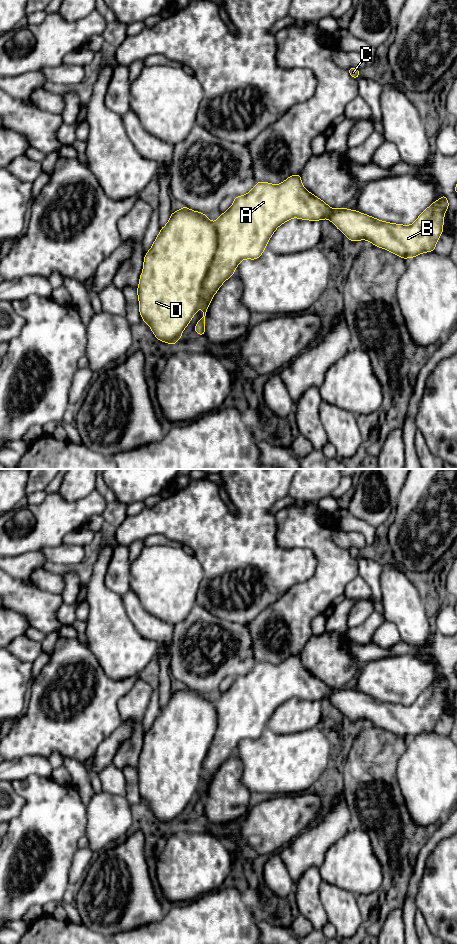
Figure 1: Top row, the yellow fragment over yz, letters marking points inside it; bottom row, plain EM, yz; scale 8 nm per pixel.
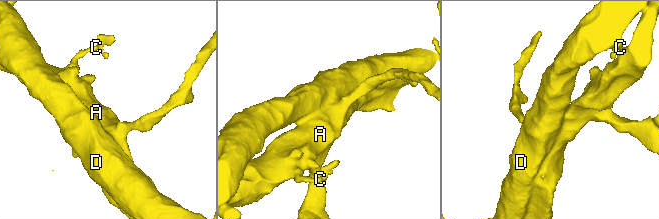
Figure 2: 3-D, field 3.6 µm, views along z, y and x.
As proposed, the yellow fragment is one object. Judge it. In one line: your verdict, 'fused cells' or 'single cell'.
fused cells

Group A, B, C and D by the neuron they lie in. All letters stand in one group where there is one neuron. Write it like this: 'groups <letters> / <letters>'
groups A B C / D

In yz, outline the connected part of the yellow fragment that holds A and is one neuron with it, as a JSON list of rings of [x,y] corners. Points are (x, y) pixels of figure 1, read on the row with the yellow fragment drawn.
[[[300,173],[288,177],[277,185],[257,182],[249,193],[235,197],[231,207],[215,221],[218,246],[203,282],[201,299],[203,318],[195,325],[195,333],[198,333],[199,336],[205,335],[207,308],[221,285],[234,274],[239,263],[244,259],[258,259],[275,230],[291,218],[310,221],[321,221],[327,218],[349,240],[353,242],[368,240],[371,244],[406,260],[408,257],[414,258],[419,254],[435,251],[437,241],[443,233],[444,215],[448,208],[448,199],[443,194],[439,200],[425,209],[412,225],[406,226],[381,221],[345,207],[333,209],[304,188]]]

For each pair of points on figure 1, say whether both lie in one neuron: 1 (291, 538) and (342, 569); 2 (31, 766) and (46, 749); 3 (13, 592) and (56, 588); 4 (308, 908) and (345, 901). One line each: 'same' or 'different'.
1: same
2: different
3: different
4: different

